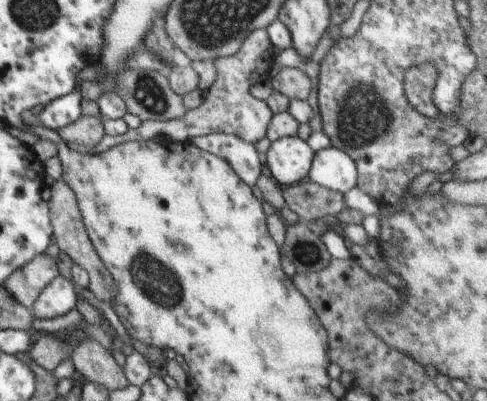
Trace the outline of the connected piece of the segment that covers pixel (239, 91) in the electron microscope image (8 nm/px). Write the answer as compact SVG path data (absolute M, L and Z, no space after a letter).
M265 29L252 31L234 56L213 59L216 77L213 85L202 94L203 104L200 107L188 110L186 115L176 120L144 120L138 128L128 128L128 132L124 134L104 134L102 140L92 148L91 153L100 154L123 142L145 141L166 134L172 141L185 143L209 134L226 133L238 135L243 141L254 145L266 136L268 123L274 114L266 101L250 94L250 86L257 82L267 82L272 77L275 60L273 47Z

